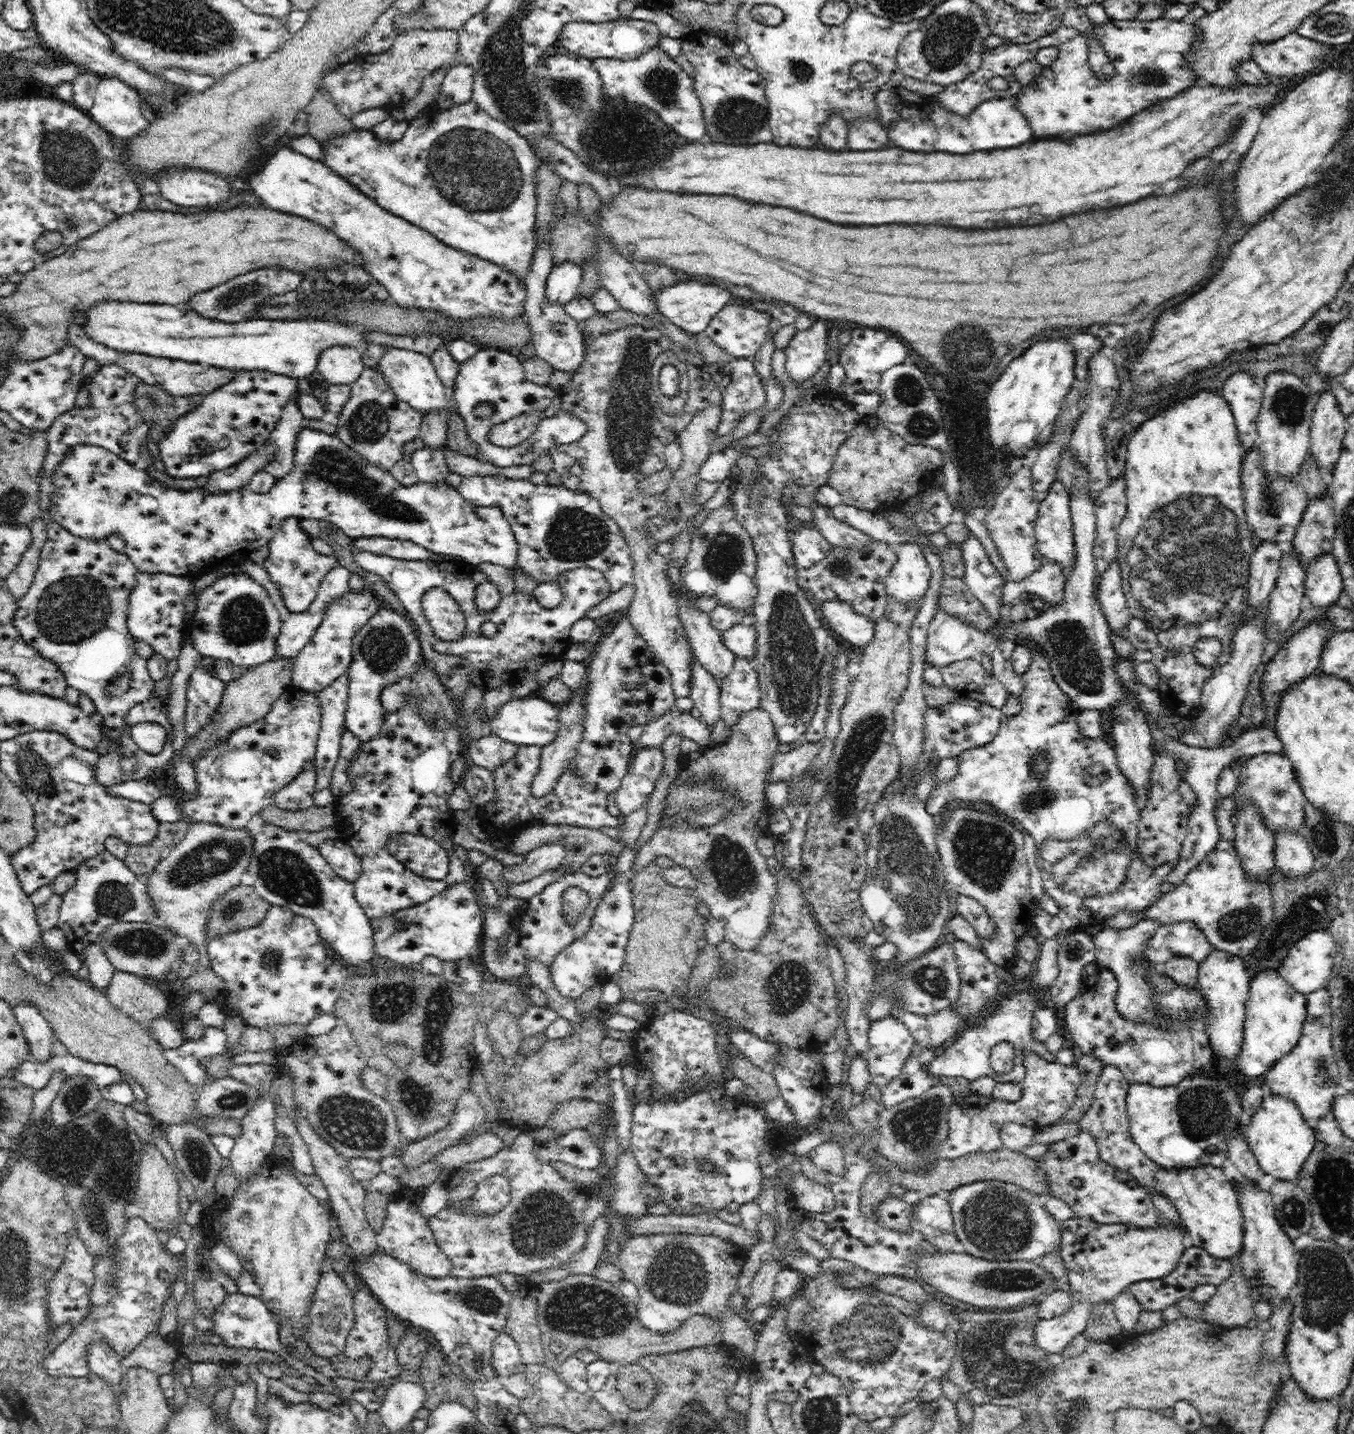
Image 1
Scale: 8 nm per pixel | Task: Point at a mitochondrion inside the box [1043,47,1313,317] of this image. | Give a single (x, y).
(1149, 77)

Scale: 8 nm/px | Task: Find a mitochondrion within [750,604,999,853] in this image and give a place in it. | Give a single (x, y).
(862, 744)

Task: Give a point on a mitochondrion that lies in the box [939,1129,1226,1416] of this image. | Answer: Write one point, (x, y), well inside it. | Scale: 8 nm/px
(985, 1358)

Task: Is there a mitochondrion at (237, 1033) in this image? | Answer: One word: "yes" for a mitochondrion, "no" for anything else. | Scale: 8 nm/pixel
no

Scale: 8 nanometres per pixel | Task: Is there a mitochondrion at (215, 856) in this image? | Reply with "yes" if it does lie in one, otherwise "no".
yes

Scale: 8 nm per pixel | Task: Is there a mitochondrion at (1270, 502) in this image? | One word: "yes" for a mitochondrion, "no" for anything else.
yes

